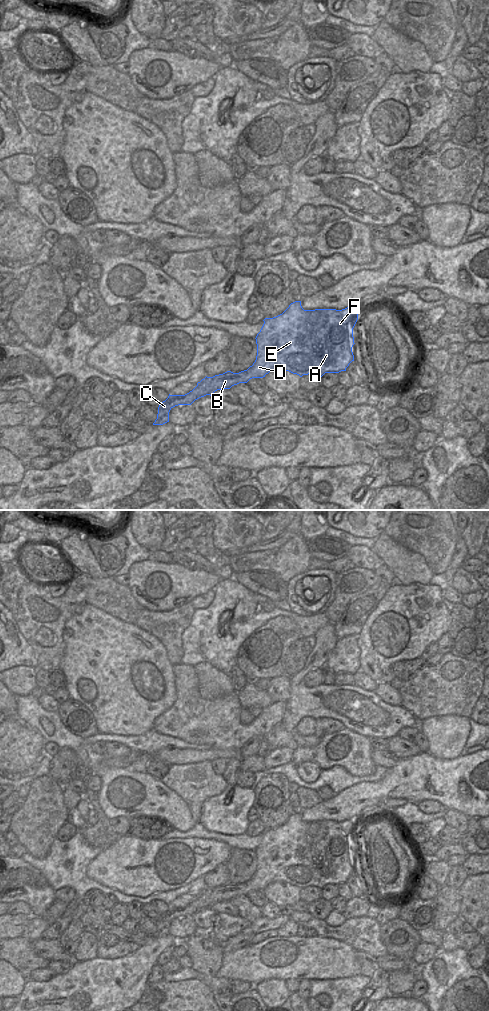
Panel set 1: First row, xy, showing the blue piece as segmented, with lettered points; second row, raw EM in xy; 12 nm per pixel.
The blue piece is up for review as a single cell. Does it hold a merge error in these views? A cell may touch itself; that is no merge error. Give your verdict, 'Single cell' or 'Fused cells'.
Single cell.

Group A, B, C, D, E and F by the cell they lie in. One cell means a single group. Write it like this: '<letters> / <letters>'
A B C D E F

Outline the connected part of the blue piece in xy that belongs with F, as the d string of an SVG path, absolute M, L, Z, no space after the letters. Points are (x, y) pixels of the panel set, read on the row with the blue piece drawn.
M295 301L280 315L265 318L260 332L256 336L257 356L252 366L239 373L227 371L213 377L205 377L197 386L185 395L170 395L158 407L157 419L153 425L169 422L170 410L178 405L191 405L195 400L212 395L221 389L230 389L239 383L247 383L252 378L263 378L272 370L286 370L300 377L315 374L322 377L325 373L346 371L354 361L352 347L353 328L358 320L358 311L347 307L342 310L315 309L304 310L301 301Z

